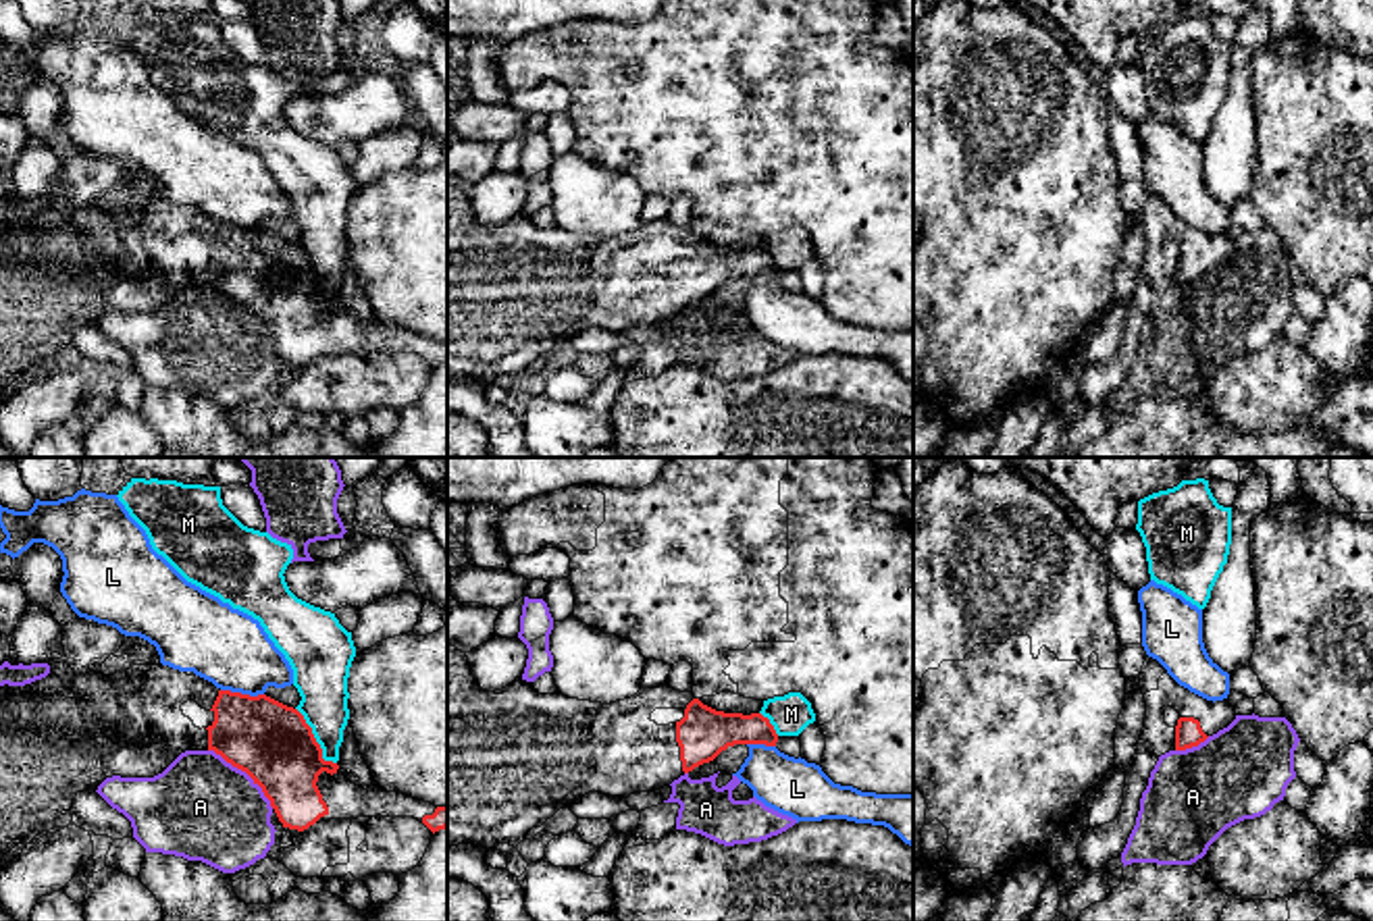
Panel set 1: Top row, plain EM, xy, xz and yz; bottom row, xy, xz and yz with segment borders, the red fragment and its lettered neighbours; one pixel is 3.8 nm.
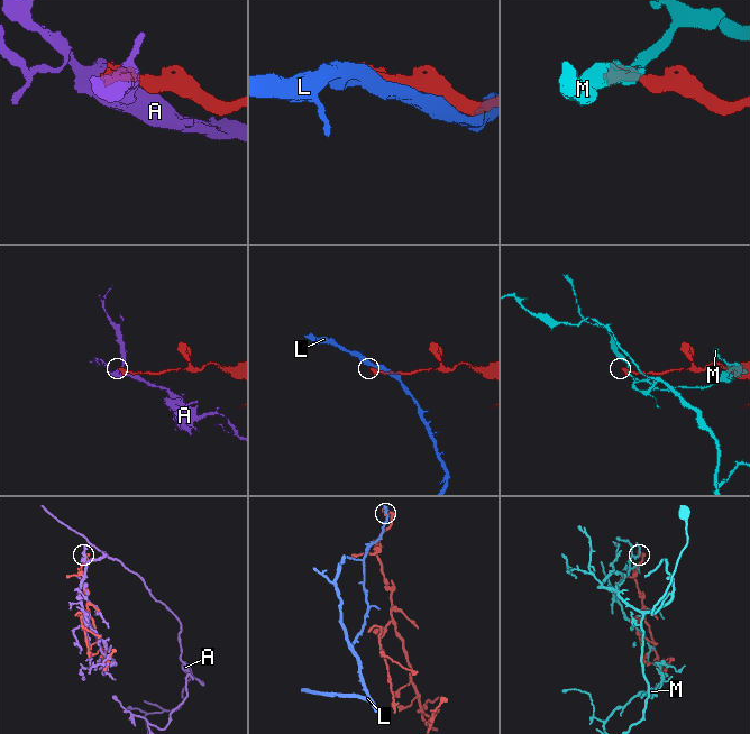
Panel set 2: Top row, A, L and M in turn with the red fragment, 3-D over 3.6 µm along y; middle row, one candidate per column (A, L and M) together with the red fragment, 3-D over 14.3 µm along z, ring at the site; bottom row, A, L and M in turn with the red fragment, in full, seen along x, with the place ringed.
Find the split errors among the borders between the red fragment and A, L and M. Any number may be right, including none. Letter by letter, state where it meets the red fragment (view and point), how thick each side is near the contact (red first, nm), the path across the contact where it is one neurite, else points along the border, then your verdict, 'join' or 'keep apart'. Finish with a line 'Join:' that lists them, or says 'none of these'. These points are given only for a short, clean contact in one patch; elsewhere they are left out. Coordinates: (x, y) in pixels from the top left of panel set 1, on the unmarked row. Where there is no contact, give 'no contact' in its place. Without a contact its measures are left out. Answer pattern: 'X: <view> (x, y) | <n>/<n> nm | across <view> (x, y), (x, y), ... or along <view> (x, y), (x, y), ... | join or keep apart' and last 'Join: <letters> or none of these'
A: xy (244, 304) | 300/400 nm | keep apart
L: xy (240, 227) | 300/300 nm | keep apart
M: xy (315, 273) | 300/220 nm | along xy (296, 242), (311, 262), (321, 290), (335, 298) | keep apart
Join: none of these

